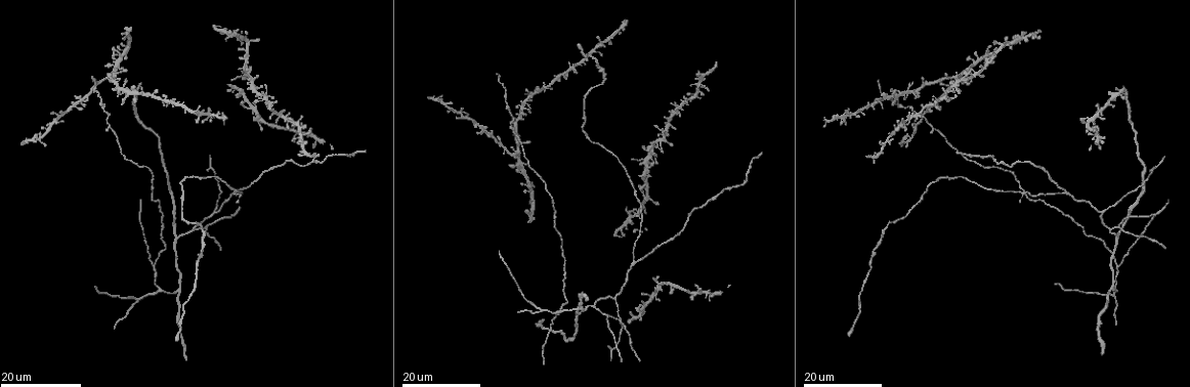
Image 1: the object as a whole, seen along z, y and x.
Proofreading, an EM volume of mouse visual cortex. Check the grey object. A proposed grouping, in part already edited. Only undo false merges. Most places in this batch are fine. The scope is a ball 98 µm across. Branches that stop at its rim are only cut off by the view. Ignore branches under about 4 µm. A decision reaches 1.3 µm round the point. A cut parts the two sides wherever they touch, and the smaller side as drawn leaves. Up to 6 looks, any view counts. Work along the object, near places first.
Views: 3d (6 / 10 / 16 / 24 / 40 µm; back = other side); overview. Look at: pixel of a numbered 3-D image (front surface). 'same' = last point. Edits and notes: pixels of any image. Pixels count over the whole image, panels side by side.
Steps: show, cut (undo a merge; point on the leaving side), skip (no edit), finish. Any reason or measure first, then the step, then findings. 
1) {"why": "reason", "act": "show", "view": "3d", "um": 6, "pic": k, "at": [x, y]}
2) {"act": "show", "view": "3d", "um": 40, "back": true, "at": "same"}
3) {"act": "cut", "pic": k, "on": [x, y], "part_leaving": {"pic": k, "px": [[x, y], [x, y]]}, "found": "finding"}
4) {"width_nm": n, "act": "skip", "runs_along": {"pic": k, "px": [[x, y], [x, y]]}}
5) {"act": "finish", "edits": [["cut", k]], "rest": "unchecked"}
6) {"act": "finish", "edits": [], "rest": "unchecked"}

{"why": "three-way junction", "act": "show", "view": "3d", "um": 24, "pic": 1, "at": [560, 311]}

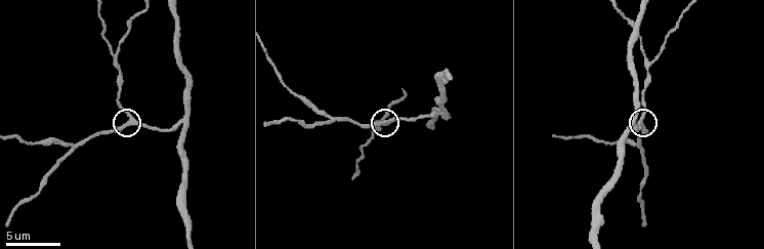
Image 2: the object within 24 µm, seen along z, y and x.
{"act": "show", "view": "3d", "um": 6, "pic": 2, "at": [387, 120]}

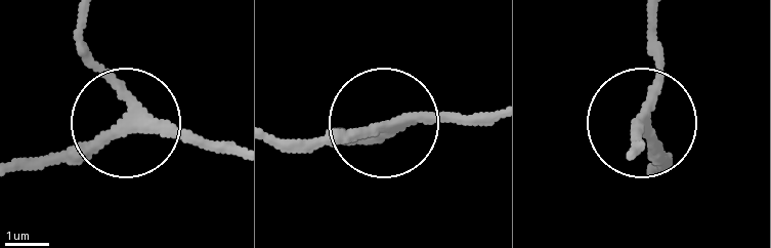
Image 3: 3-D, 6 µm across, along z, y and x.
{"width_nm": 230, "act": "skip", "runs_along": {"pic": 3, "px": [[80, 12], [80, 56], [121, 112], [98, 137], [36, 163]]}, "found": "all the same neuron"}

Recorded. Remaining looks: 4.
{"why": "two arms in line, one across", "act": "show", "view": "3d", "um": 10, "pic": 2, "at": [631, 122]}

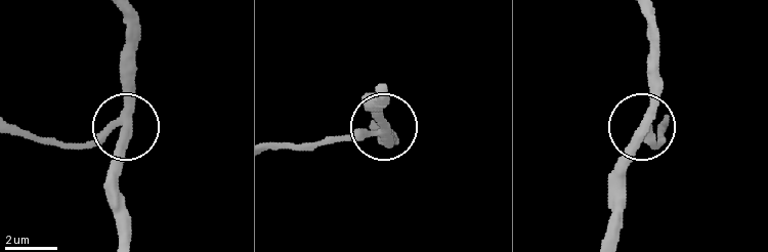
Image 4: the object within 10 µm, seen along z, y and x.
{"width_nm": 300, "act": "skip", "runs_along": {"pic": 4, "px": [[13, 124], [73, 145], [99, 143], [123, 128], [119, 203]]}, "found": "all the same neuron"}

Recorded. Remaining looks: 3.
{"why": "branch point", "act": "show", "view": "3d", "um": 16, "pic": 2, "at": [71, 147]}

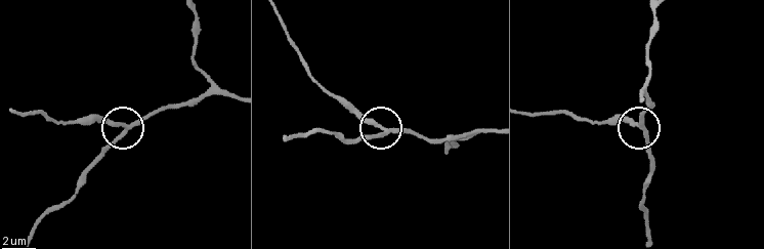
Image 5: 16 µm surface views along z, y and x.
{"act": "show", "view": "3d", "um": 6, "pic": 5, "at": [383, 127]}

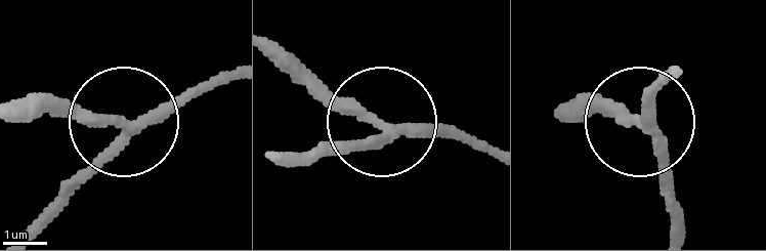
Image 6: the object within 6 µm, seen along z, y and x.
{"side_arm_um": 10, "act": "skip", "runs_along": {"pic": 6, "px": [[671, 68], [641, 122], [681, 225]]}, "found": "all the same neuron"}

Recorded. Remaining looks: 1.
{"act": "finish", "edits": [], "rest": "unchecked"}

